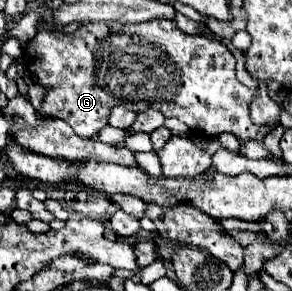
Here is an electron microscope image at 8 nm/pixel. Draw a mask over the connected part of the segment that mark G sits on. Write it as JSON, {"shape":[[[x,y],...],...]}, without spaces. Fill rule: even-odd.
{"shape":[[[153,20],[131,26],[119,22],[87,22],[73,34],[39,32],[31,42],[27,42],[23,60],[27,70],[33,72],[45,88],[45,98],[37,114],[67,120],[81,138],[91,138],[95,132],[105,128],[111,108],[119,104],[133,112],[145,112],[149,108],[159,110],[165,118],[179,118],[195,134],[231,132],[241,142],[263,140],[267,134],[267,128],[259,128],[249,116],[249,102],[255,98],[257,90],[249,90],[235,78],[233,54],[217,40],[181,32],[171,20]]]}

